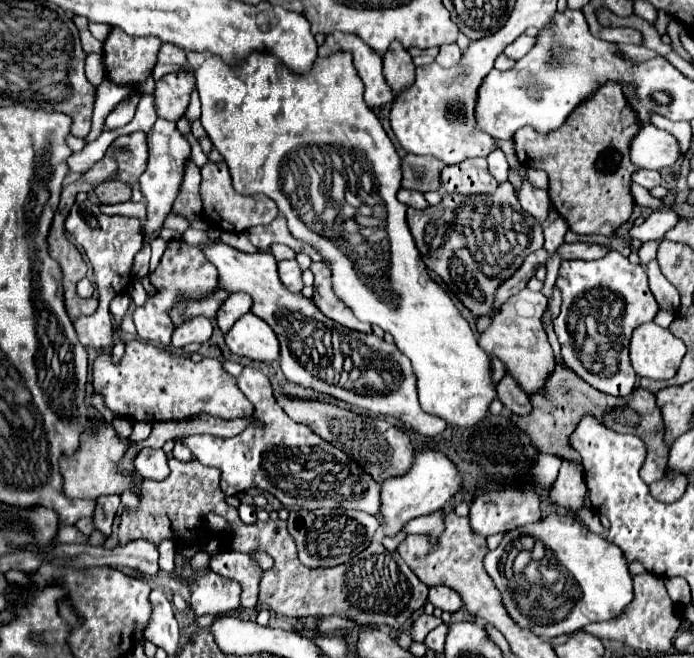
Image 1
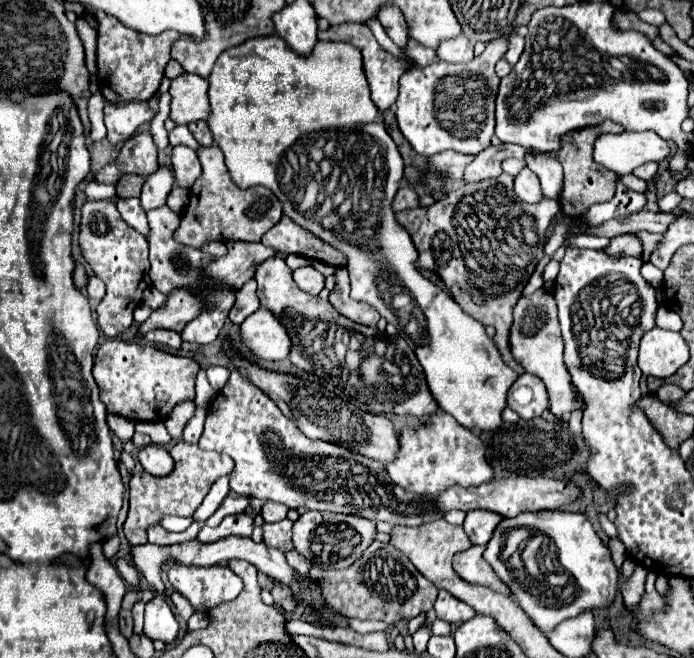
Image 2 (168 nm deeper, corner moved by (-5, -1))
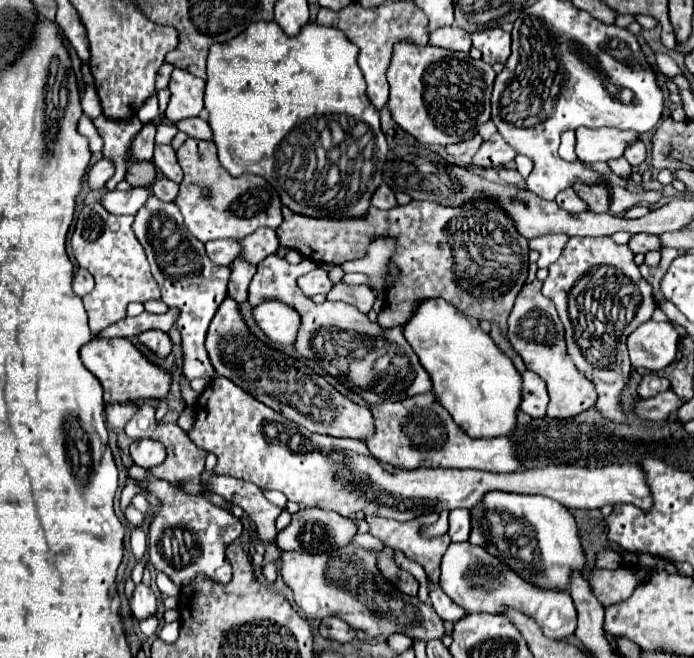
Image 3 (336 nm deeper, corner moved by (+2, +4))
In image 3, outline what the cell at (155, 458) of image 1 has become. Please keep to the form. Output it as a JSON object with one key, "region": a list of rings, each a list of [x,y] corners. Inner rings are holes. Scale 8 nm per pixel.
{"region":[[[139,439],[131,443],[131,459],[143,469],[157,467],[165,461],[165,447],[155,439]]]}

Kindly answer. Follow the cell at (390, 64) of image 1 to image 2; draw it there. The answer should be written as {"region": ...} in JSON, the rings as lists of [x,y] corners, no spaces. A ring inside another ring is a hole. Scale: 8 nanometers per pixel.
{"region":[[[384,4],[378,10],[376,18],[384,26],[384,30],[392,38],[392,42],[398,44],[400,48],[404,48],[406,40],[408,40],[408,32],[406,32],[406,20],[404,20],[402,12],[398,12],[398,8],[394,4]]]}

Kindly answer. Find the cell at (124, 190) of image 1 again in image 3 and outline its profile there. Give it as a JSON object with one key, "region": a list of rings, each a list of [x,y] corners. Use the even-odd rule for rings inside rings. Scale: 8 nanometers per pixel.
{"region":[[[149,161],[149,163],[133,163],[129,169],[127,169],[127,175],[125,175],[125,181],[131,185],[131,187],[149,187],[155,179],[155,165]]]}

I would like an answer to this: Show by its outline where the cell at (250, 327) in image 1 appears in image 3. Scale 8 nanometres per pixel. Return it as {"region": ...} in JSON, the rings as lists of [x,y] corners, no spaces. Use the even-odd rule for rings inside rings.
{"region":[[[265,301],[253,309],[253,319],[261,331],[279,345],[291,345],[299,327],[299,315],[285,303]]]}

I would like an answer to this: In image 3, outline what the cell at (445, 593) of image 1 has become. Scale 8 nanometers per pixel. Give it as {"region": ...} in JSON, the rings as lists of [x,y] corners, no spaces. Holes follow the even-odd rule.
{"region":[[[431,587],[429,591],[429,599],[431,599],[431,605],[435,609],[435,613],[443,619],[443,621],[459,621],[463,615],[465,615],[465,609],[459,607],[453,599],[449,599],[441,587]]]}

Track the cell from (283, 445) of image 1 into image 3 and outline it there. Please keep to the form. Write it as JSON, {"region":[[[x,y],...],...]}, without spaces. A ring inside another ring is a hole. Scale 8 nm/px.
{"region":[[[215,377],[207,389],[201,393],[199,403],[195,405],[195,425],[189,431],[191,441],[197,447],[205,447],[207,451],[217,455],[217,475],[227,475],[243,481],[251,481],[257,487],[277,489],[289,501],[301,503],[305,507],[321,507],[327,511],[337,511],[345,517],[363,511],[365,515],[381,515],[391,517],[395,521],[409,521],[427,513],[451,511],[457,507],[473,509],[483,501],[489,491],[505,491],[505,493],[523,493],[523,495],[545,495],[567,509],[601,509],[603,505],[615,503],[635,503],[637,507],[651,507],[651,495],[647,491],[647,483],[643,479],[643,471],[639,465],[607,465],[599,469],[583,469],[583,467],[561,467],[551,465],[543,469],[531,471],[515,471],[515,473],[487,473],[475,469],[415,469],[403,471],[385,467],[379,463],[367,449],[363,441],[357,439],[335,439],[327,435],[317,435],[307,431],[305,427],[285,419],[281,413],[275,413],[247,391],[237,387],[233,381],[225,377]]]}

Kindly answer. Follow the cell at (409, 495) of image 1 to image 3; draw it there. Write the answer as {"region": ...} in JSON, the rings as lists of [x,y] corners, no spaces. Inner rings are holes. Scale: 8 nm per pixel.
{"region":[[[433,393],[417,395],[397,403],[381,403],[373,405],[371,413],[375,417],[375,435],[367,441],[369,451],[385,465],[399,467],[399,469],[417,469],[417,467],[451,467],[451,469],[481,469],[491,473],[511,473],[519,469],[519,461],[515,459],[515,451],[511,451],[511,441],[507,437],[495,439],[473,439],[465,435],[451,415],[437,403]]]}

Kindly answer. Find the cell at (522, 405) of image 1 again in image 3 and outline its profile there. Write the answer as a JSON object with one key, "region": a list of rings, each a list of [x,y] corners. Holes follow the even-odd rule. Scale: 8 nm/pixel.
{"region":[[[529,369],[521,373],[521,379],[523,379],[523,387],[521,387],[519,409],[531,417],[543,417],[549,403],[549,395],[543,379]]]}

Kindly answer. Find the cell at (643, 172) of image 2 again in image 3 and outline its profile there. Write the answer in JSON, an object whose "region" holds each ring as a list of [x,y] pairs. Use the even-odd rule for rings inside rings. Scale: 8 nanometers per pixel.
{"region":[[[639,141],[639,143],[633,143],[631,147],[627,147],[627,151],[625,151],[625,159],[633,165],[633,167],[637,167],[637,165],[641,165],[643,161],[645,161],[645,157],[647,157],[647,149],[645,149],[645,145]]]}

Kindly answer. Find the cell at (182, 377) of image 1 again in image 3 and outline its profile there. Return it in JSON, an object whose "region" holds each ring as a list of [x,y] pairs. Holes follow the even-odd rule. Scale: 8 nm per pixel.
{"region":[[[95,337],[81,349],[83,365],[101,381],[105,403],[135,403],[139,399],[163,399],[171,389],[171,373],[149,361],[129,339]]]}

